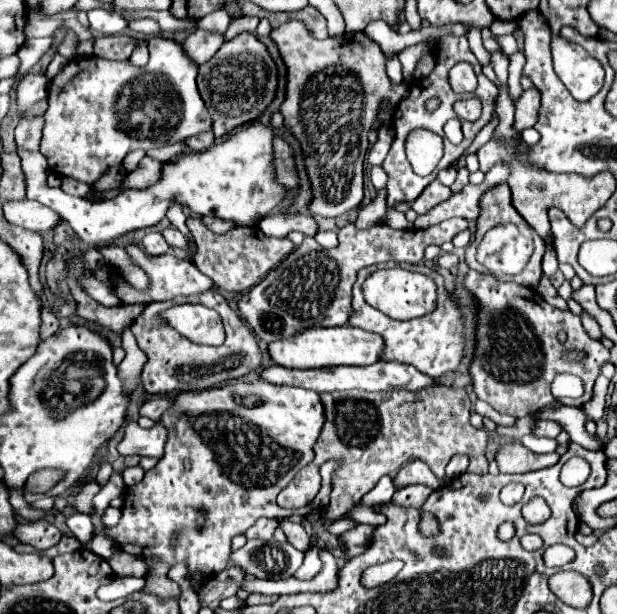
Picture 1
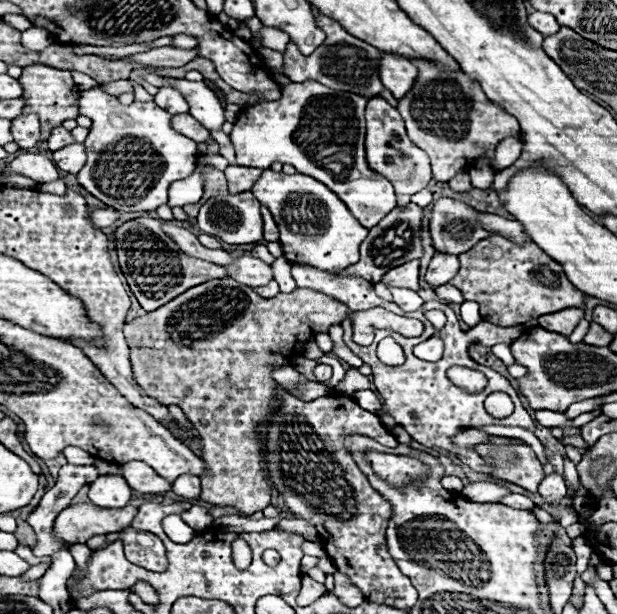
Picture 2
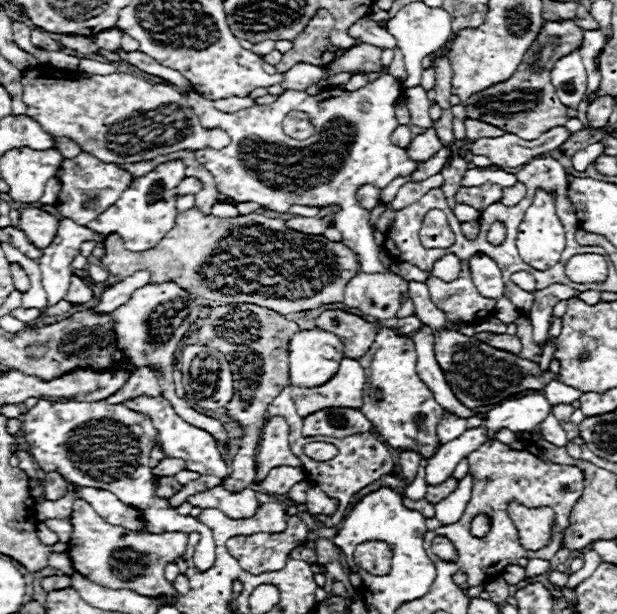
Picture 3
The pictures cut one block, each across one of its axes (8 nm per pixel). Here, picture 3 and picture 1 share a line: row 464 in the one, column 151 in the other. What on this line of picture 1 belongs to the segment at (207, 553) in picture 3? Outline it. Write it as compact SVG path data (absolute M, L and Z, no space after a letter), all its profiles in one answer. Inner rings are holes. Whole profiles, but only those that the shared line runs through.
M152 38L148 40L148 50L150 60L144 68L134 68L130 62L104 60L98 56L92 56L90 60L74 58L50 82L40 152L48 158L48 166L54 174L70 176L94 186L94 182L100 180L112 166L122 164L128 152L138 148L158 148L166 144L166 132L170 132L170 144L174 144L194 134L212 130L212 116L206 110L196 86L198 68L182 52L182 46L174 40Z

